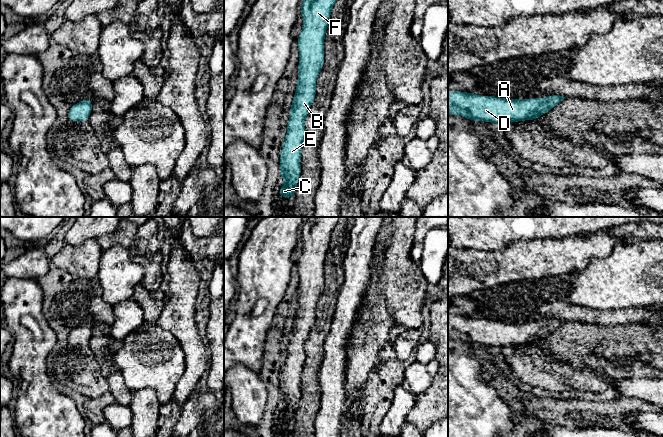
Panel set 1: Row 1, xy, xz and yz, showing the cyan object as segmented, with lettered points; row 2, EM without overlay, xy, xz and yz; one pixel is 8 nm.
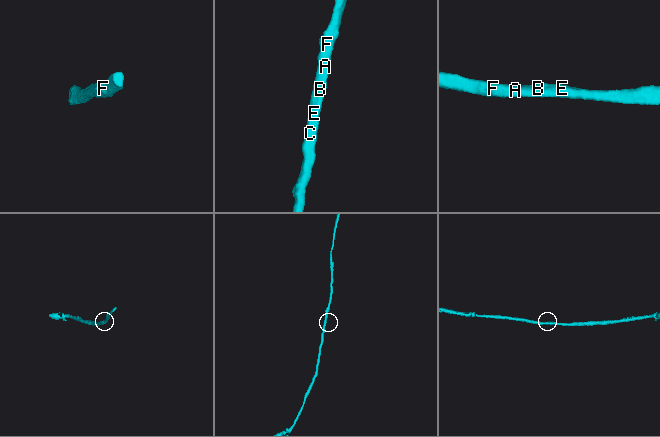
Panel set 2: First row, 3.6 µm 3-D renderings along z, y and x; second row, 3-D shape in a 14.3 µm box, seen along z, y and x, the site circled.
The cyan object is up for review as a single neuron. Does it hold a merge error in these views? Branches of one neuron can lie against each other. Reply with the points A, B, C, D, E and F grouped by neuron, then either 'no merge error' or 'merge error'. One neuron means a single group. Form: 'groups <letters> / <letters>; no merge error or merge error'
groups A B C D E F; no merge error

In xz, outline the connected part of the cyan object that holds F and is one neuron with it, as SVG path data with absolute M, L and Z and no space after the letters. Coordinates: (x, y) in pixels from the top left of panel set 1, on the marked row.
M303 0L300 12L303 16L302 31L297 39L299 50L298 81L296 93L293 96L290 107L289 120L287 122L287 134L282 143L280 153L280 176L285 184L281 186L280 197L287 199L295 196L295 188L301 174L301 154L304 140L306 137L305 119L316 95L316 80L324 64L324 38L326 29L330 22L332 8L337 0Z

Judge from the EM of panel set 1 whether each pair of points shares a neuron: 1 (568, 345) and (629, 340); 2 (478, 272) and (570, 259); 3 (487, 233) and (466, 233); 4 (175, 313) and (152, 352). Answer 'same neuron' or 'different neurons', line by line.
1: same neuron
2: same neuron
3: same neuron
4: different neurons

